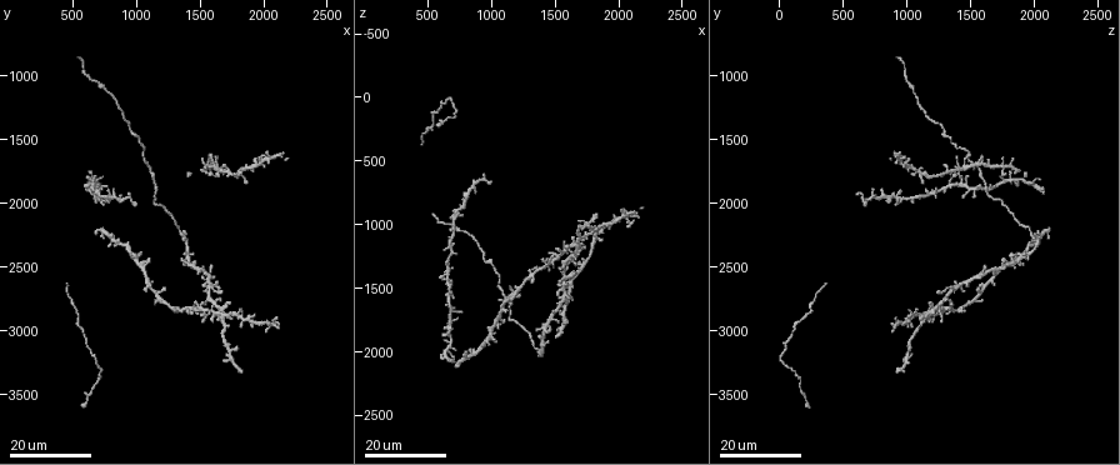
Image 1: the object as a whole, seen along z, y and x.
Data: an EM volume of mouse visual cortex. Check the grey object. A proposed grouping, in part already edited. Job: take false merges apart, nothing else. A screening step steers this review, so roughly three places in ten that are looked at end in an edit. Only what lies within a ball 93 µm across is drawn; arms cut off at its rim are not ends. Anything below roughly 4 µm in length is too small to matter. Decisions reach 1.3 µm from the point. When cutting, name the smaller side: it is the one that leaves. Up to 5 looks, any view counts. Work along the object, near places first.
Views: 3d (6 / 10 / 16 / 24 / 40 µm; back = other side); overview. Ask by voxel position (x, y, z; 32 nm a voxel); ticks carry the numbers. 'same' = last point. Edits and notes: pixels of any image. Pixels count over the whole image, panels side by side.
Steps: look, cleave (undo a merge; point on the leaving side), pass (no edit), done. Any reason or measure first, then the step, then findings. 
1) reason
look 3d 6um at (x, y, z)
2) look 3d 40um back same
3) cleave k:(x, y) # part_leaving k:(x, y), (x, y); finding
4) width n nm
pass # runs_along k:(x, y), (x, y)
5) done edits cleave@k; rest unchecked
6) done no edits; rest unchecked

a fork
look 3d 16um at (1680, 2880, 1200)

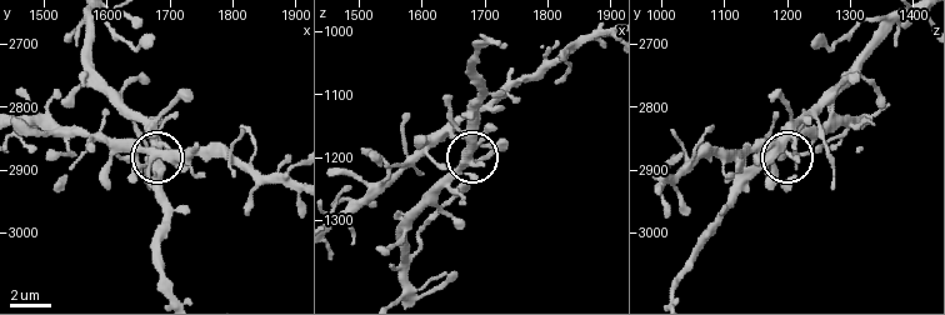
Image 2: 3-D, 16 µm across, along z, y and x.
look 3d 6um at (1685, 2870, 1175)

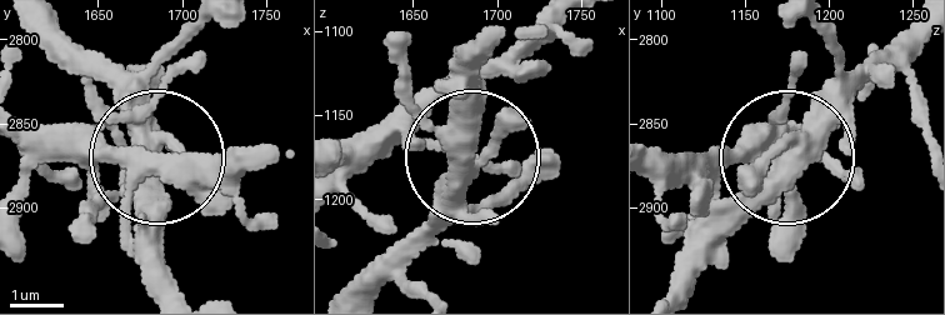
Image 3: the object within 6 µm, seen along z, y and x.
width 370 nm
pass # one neuron here

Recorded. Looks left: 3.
four-way junction
look 3d 16um at (1580, 2640, 1360)

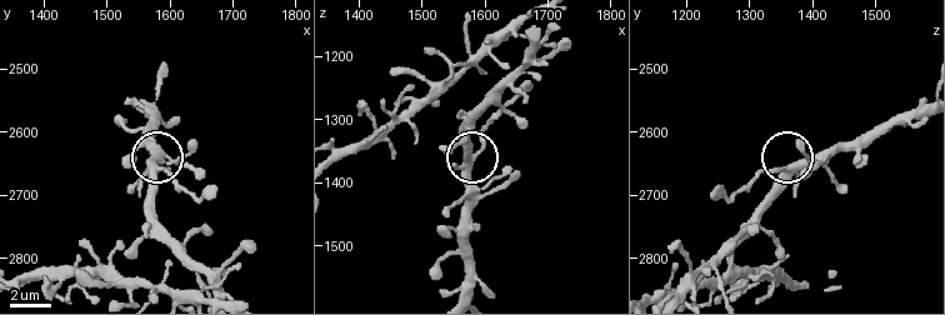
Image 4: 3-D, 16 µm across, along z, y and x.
look 3d 10um at (1575, 2660, 1360)

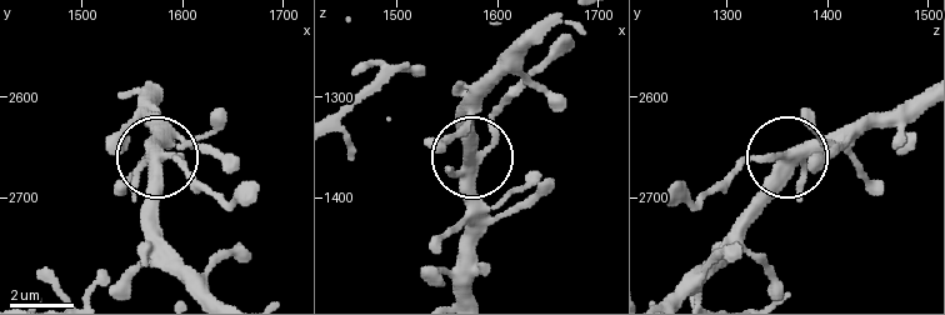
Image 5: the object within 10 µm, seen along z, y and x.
arms 4
pass # runs_along 5:(209, 288), (160, 231), (163, 161), (176, 159), (198, 180); continuous, no second neuron

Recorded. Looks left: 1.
done no edits; rest unchecked

